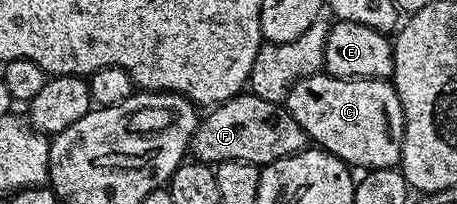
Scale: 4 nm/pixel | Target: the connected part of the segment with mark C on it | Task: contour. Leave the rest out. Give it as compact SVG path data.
M320 71L311 77L302 77L293 86L285 107L318 148L341 158L349 167L359 168L359 171L394 169L403 160L403 108L390 80L329 77L326 72Z

